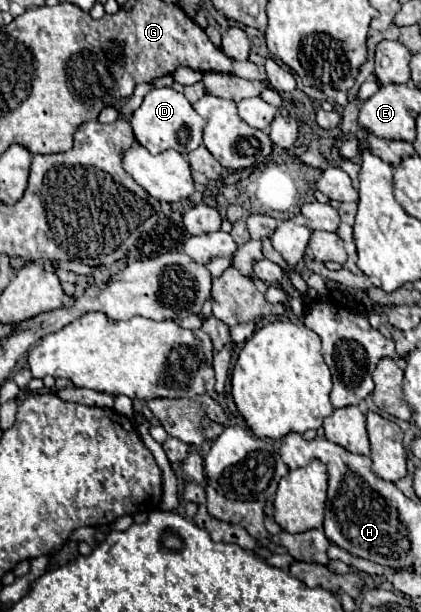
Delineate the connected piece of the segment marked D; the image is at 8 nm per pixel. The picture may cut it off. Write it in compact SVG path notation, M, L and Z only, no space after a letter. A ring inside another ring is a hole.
M162 87L146 93L142 105L132 115L130 125L134 129L138 143L144 145L152 155L162 153L166 149L176 149L178 153L186 155L202 143L202 131L206 127L206 119L202 119L194 111L190 101L182 93L174 91L172 87Z

